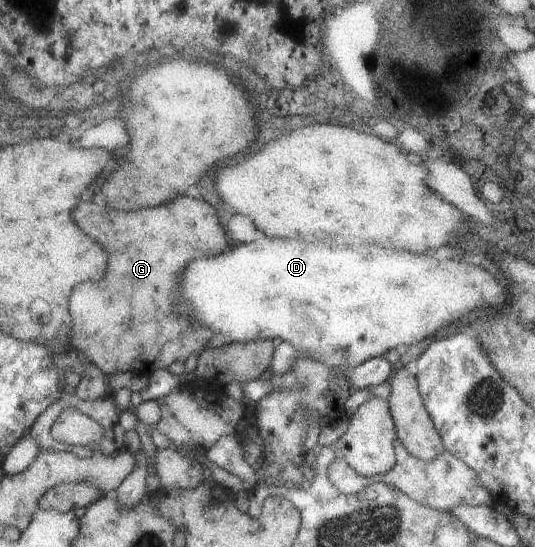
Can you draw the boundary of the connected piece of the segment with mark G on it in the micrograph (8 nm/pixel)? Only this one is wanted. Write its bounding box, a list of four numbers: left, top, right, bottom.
[68,197,226,377]

